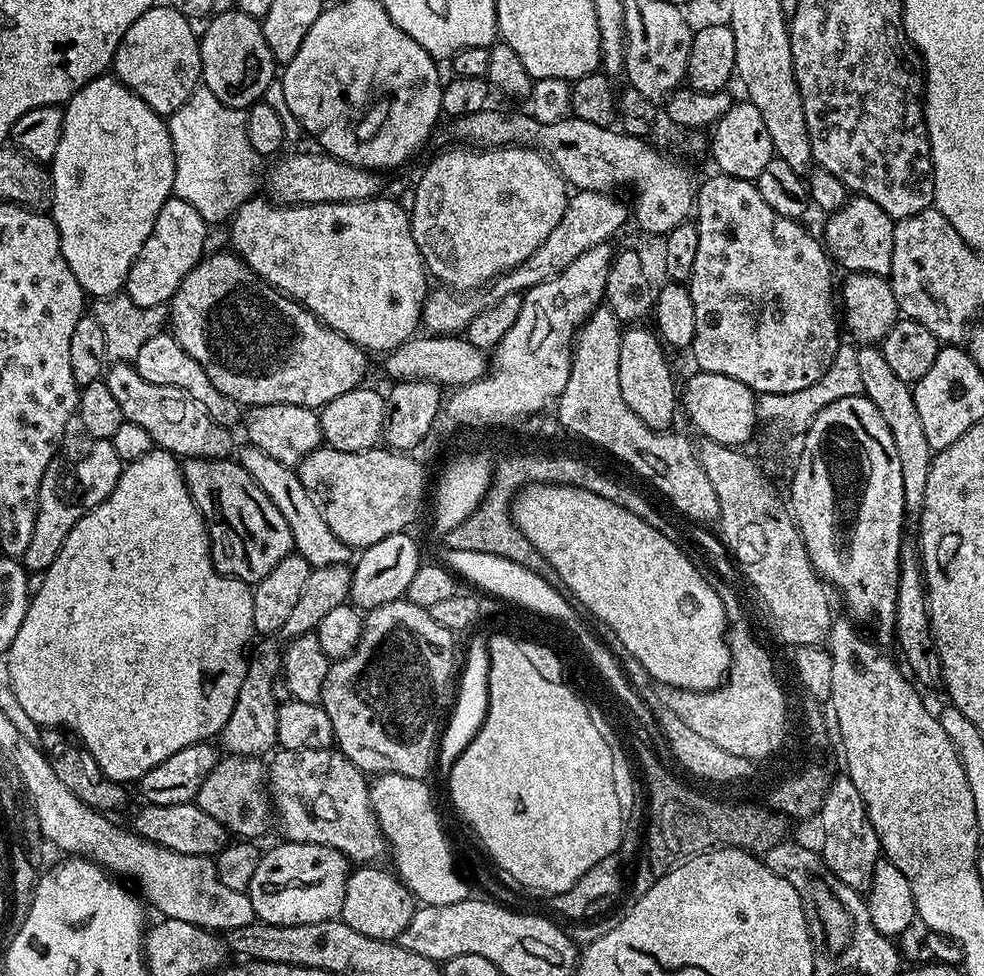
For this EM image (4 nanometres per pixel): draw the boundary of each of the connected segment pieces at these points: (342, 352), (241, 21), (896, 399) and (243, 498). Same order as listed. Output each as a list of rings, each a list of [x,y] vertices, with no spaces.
[[[209,251],[204,259],[198,261],[194,268],[190,270],[190,274],[186,274],[186,278],[182,278],[182,284],[178,286],[178,290],[173,294],[170,303],[167,305],[170,334],[182,346],[182,350],[186,350],[186,354],[190,354],[190,358],[194,358],[194,362],[198,362],[198,366],[202,366],[202,370],[206,370],[210,382],[214,382],[214,386],[218,386],[218,390],[222,390],[222,394],[226,394],[241,406],[293,404],[294,406],[319,410],[334,398],[338,398],[338,394],[346,394],[350,390],[354,390],[363,381],[360,379],[368,372],[369,353],[364,348],[357,346],[352,340],[347,340],[342,334],[338,334],[332,328],[322,324],[309,308],[303,308],[297,300],[291,300],[290,297],[267,284],[258,273],[250,270],[248,263],[242,257],[237,256],[235,251],[227,251]]]
[[[229,10],[216,12],[208,22],[208,29],[199,37],[203,87],[209,88],[214,98],[218,98],[226,106],[247,110],[263,97],[260,95],[271,84],[273,87],[278,72],[277,61],[270,54],[270,46],[266,46],[261,21],[250,18],[250,14]]]
[[[872,344],[861,345],[856,351],[858,370],[861,371],[864,395],[874,402],[878,412],[885,419],[894,435],[894,442],[898,451],[898,460],[902,465],[902,482],[904,511],[907,523],[919,525],[921,512],[924,509],[926,479],[929,478],[929,466],[932,463],[934,450],[923,433],[922,420],[918,408],[914,403],[911,385],[902,382],[886,363],[883,351]]]
[[[232,458],[223,460],[189,460],[183,461],[184,481],[192,500],[198,506],[198,510],[204,516],[204,523],[208,526],[208,539],[212,545],[212,559],[217,565],[222,566],[223,571],[229,576],[235,576],[237,580],[243,580],[245,584],[254,586],[282,558],[293,555],[292,535],[290,526],[286,526],[286,518],[278,514],[278,506],[262,494],[258,482],[246,474],[246,470],[239,462]]]

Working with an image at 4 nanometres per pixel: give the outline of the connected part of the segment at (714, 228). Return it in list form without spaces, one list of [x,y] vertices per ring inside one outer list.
[[[715,174],[704,185],[694,192],[694,223],[698,230],[698,254],[694,257],[692,277],[686,282],[690,298],[694,298],[694,338],[690,355],[696,359],[695,367],[701,372],[726,374],[726,378],[738,378],[746,386],[750,386],[757,394],[777,396],[778,394],[794,394],[794,390],[806,390],[806,386],[814,386],[826,370],[830,370],[830,362],[834,362],[834,354],[840,349],[842,324],[838,319],[838,308],[832,305],[832,268],[823,243],[816,240],[803,228],[800,220],[791,220],[788,216],[778,214],[778,210],[770,210],[770,205],[758,194],[755,183],[751,180],[734,178],[723,174]]]

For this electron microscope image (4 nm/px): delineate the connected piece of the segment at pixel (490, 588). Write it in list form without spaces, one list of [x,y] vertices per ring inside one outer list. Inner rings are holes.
[[[444,548],[442,551],[441,561],[444,566],[450,569],[455,575],[458,575],[462,580],[470,580],[478,587],[486,590],[488,593],[502,598],[505,603],[513,604],[514,601],[522,602],[526,604],[526,607],[532,606],[536,608],[536,616],[542,612],[546,614],[552,614],[552,616],[558,616],[558,618],[564,618],[568,622],[568,626],[574,628],[574,622],[578,620],[572,620],[572,613],[576,611],[575,605],[569,600],[569,602],[560,594],[560,590],[551,585],[549,582],[544,581],[540,574],[536,574],[534,571],[530,571],[524,566],[511,562],[506,558],[501,558],[496,554],[479,553],[478,551],[472,550],[454,550],[453,548]]]

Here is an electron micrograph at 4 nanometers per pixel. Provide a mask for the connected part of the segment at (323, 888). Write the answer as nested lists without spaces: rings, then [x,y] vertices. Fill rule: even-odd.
[[[280,842],[277,848],[265,851],[258,862],[258,870],[254,870],[254,879],[250,881],[247,894],[250,902],[256,911],[256,920],[266,924],[309,924],[310,922],[322,922],[323,920],[337,919],[342,910],[342,898],[346,898],[346,886],[348,885],[348,873],[350,861],[347,856],[342,855],[338,850],[318,846],[317,844],[294,844],[291,842]]]

